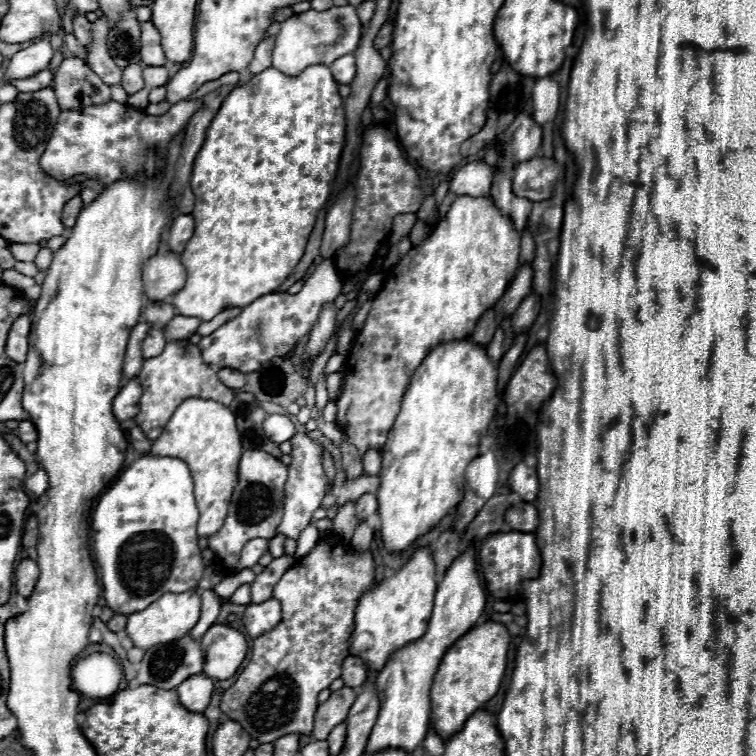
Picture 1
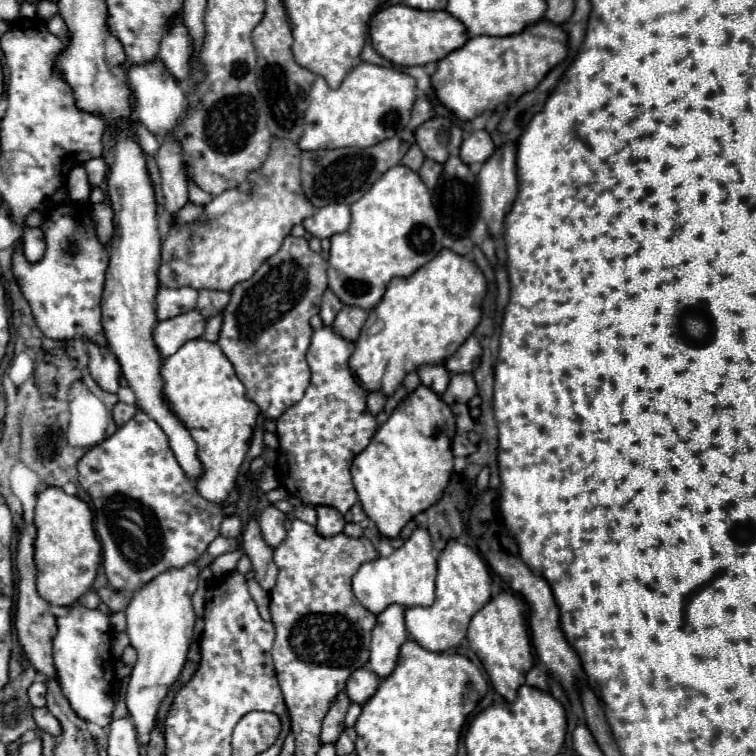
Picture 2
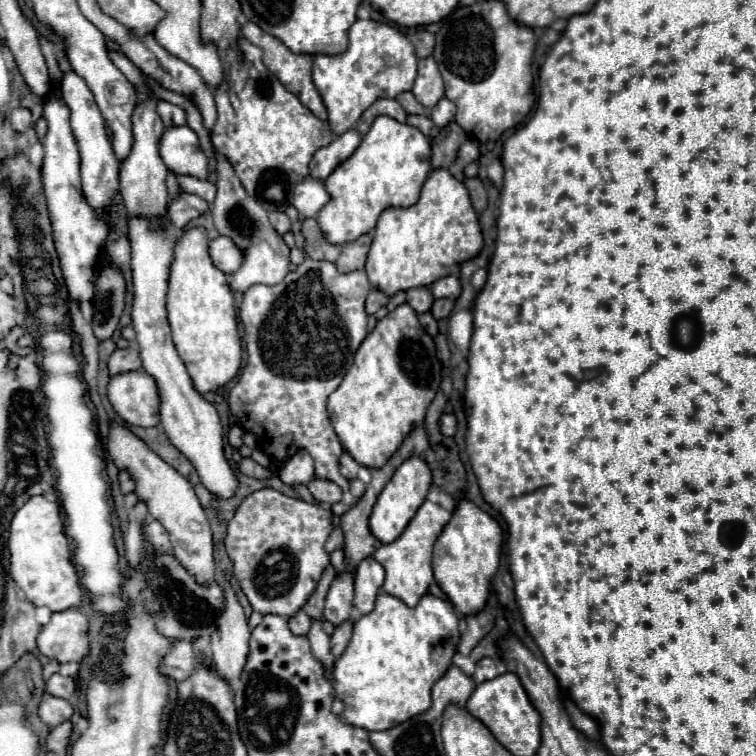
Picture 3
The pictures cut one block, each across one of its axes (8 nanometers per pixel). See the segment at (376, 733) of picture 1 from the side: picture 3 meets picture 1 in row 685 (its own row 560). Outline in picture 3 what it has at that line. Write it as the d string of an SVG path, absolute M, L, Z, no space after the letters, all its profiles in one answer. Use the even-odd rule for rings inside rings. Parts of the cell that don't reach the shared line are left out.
M426 500L416 516L410 520L408 528L402 532L402 536L398 540L394 540L392 544L382 544L374 558L384 566L386 570L386 582L384 582L384 592L400 598L406 606L416 606L416 602L420 602L420 598L428 592L430 582L434 580L432 574L432 546L436 542L436 538L440 536L440 532L444 530L444 526L450 522L452 514L448 510L444 510L442 506Z

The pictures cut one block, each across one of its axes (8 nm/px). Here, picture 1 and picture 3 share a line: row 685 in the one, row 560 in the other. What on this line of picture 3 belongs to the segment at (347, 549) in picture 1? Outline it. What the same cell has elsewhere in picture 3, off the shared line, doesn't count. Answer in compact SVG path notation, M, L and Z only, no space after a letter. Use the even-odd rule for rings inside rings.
M272 488L252 492L242 500L234 518L228 524L226 534L226 552L234 562L234 574L246 598L250 600L254 612L258 614L278 614L290 618L298 614L308 598L316 592L322 572L330 566L330 554L324 550L324 544L332 532L332 512L308 504L298 498L290 498Z

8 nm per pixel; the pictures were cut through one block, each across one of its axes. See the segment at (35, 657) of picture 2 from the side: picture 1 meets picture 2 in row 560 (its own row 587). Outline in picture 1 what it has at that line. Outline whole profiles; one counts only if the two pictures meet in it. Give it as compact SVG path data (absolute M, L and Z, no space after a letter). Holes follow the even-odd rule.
M22 560L16 568L16 590L28 598L38 582L38 566L34 560Z

